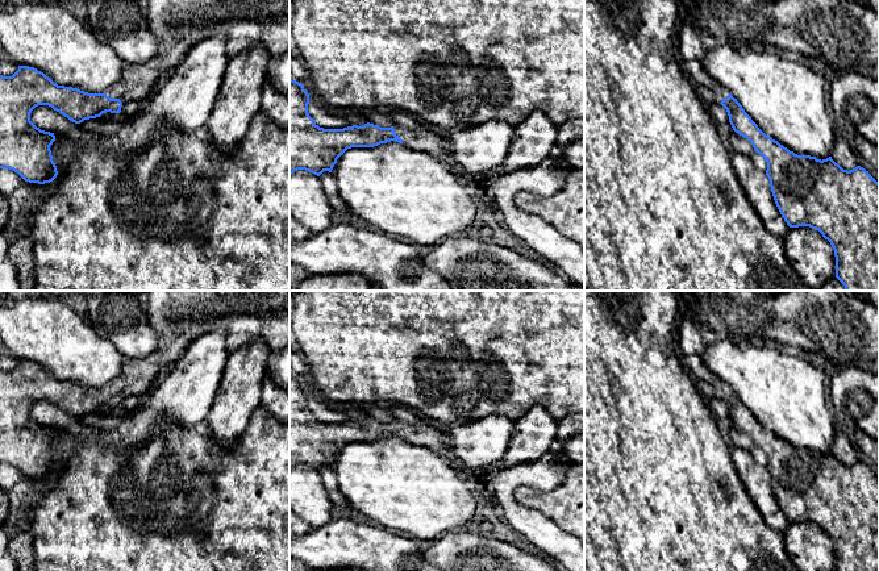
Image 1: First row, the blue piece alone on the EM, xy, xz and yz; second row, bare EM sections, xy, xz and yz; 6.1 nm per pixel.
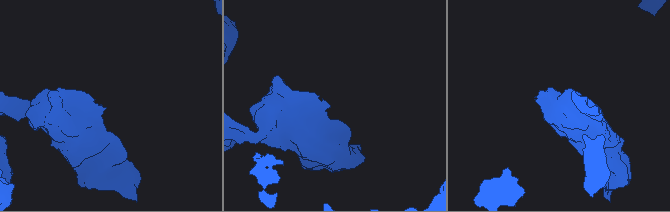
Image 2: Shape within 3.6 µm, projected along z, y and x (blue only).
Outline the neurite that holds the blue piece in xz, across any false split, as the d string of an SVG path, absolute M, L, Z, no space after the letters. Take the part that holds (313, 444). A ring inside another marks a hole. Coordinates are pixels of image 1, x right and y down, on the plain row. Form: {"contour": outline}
{"contour": "M289 372L289 471L297 464L309 466L320 471L324 466L332 467L337 454L351 442L374 442L380 438L396 435L413 445L425 446L441 454L450 451L447 435L432 428L425 421L411 425L395 418L391 422L380 422L374 418L353 420L343 424L320 422L308 408L309 388L304 380Z"}

